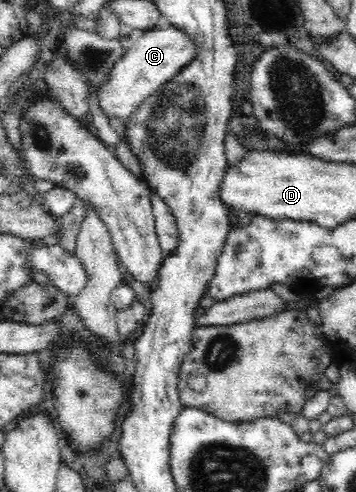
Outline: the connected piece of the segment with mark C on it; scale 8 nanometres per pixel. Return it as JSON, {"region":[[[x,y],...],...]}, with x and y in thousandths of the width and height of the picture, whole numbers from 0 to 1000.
{"region":[[[458,45],[435,59],[390,67],[362,85],[351,110],[320,130],[301,171],[275,177],[267,191],[298,236],[357,242],[368,228],[452,173],[472,169],[525,130],[551,120],[556,89],[539,73],[489,49]]]}

